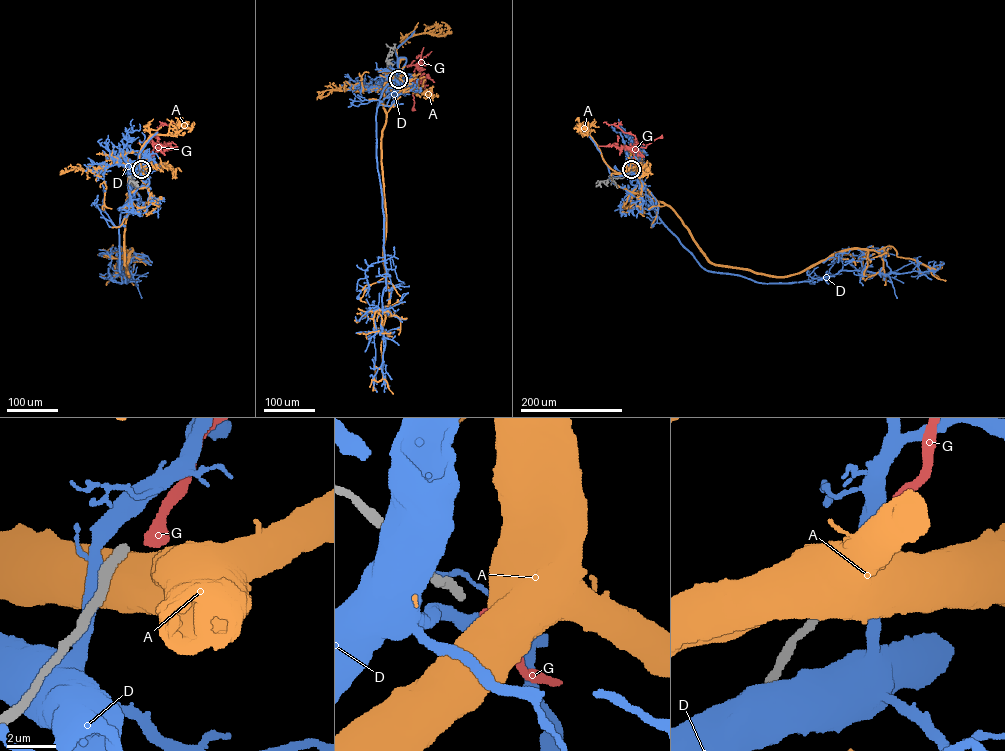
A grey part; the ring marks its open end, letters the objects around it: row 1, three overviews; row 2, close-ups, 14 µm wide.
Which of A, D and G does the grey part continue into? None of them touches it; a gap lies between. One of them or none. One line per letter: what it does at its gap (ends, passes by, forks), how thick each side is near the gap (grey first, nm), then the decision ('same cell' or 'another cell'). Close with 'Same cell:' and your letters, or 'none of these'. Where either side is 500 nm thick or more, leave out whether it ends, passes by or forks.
A: 280 nm thick on the grey side, 700 nm on the other; another cell
D: 280 nm thick on the grey side, 500 nm on the other; another cell
G: it ends there; 280 nm thick on the grey side, 440 nm on the other; same cell
Same cell: G

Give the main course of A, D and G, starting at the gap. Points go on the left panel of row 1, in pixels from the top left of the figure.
A: (142, 169), (149, 183), (126, 194), (129, 276), (132, 251), (125, 246), (126, 268), (117, 268), (122, 274)
D: (141, 169), (149, 183), (135, 191), (120, 213), (119, 271), (126, 283), (128, 272), (115, 271), (120, 263)
G: (142, 169), (150, 159), (153, 149), (160, 146), (155, 145), (156, 137)

